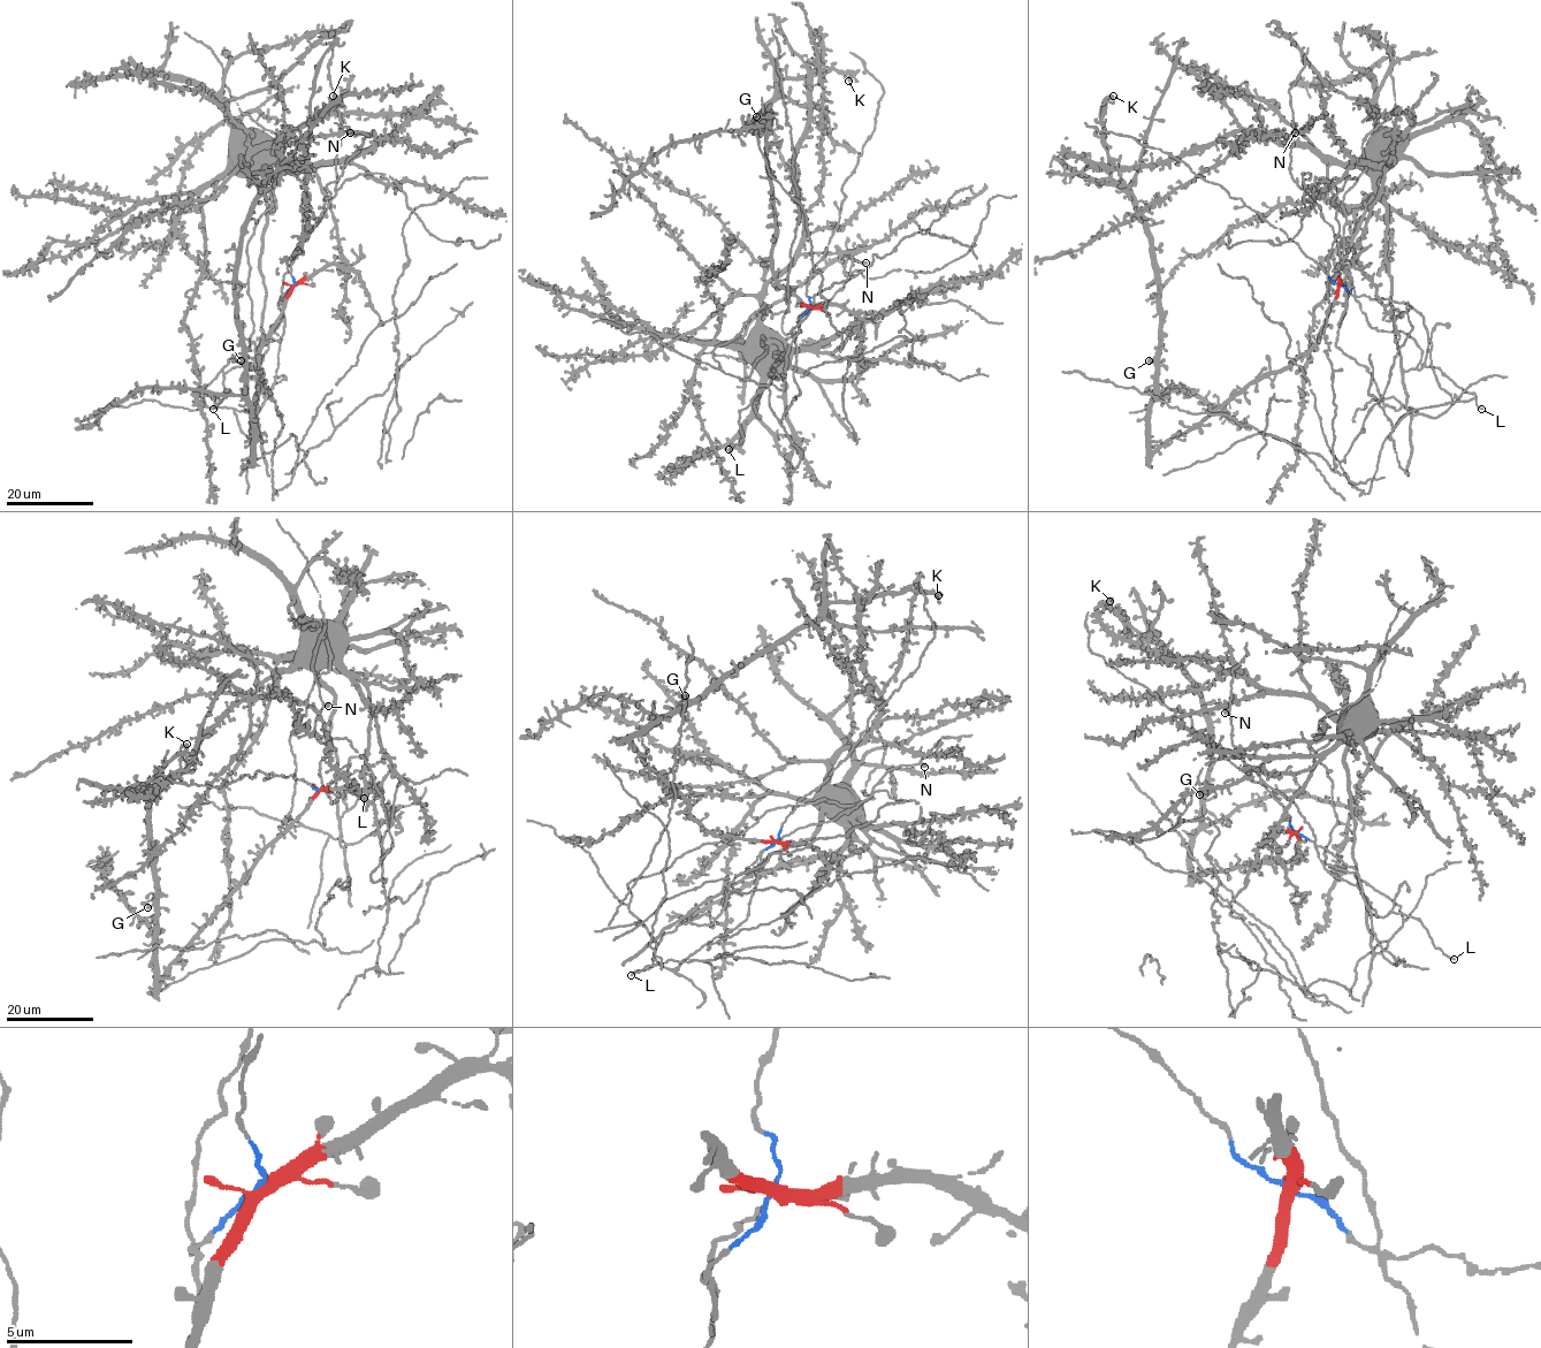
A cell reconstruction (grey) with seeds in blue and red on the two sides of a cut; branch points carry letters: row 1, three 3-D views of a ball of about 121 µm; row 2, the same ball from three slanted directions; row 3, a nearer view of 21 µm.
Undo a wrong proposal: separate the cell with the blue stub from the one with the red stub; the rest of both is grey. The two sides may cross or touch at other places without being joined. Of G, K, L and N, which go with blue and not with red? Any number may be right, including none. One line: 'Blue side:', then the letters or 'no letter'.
Blue side: L, N

